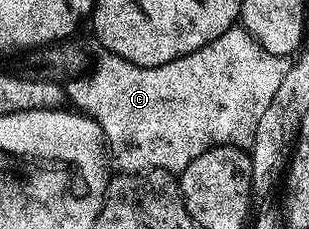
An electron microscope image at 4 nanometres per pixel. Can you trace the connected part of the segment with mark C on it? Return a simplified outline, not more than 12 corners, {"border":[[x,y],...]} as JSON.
{"border":[[242,26],[65,90],[120,172],[250,148],[291,64]]}

